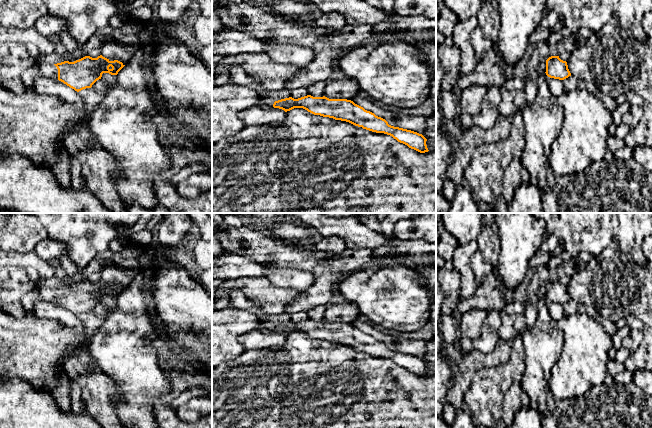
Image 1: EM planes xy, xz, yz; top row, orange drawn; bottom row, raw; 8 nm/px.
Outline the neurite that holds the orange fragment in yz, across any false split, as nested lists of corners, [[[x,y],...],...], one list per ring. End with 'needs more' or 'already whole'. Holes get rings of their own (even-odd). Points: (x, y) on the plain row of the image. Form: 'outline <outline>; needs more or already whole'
outline [[[551,280],[546,284],[546,299],[550,302],[564,304],[571,300],[566,285],[559,280]]]; already whole

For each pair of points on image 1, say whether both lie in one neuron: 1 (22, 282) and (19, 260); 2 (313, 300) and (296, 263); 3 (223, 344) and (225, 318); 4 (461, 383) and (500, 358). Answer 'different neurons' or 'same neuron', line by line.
1: different neurons
2: different neurons
3: same neuron
4: same neuron

